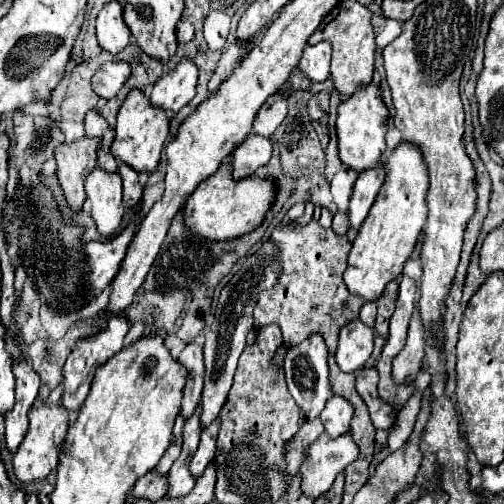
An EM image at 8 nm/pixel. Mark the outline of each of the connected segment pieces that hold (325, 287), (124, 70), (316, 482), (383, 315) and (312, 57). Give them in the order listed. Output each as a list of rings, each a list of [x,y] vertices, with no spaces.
[[[313,218],[305,226],[291,226],[289,222],[277,224],[271,240],[279,248],[283,272],[275,288],[259,294],[259,302],[253,312],[255,328],[277,324],[283,332],[283,340],[289,342],[291,348],[299,346],[313,334],[321,334],[327,342],[329,354],[335,354],[341,326],[349,320],[357,320],[365,302],[361,296],[351,294],[343,280],[351,250],[349,238],[335,234],[331,228],[323,228]]]
[[[107,62],[93,76],[93,90],[97,96],[111,100],[117,96],[121,86],[131,76],[131,68],[127,62]]]
[[[325,432],[309,444],[305,450],[305,460],[301,464],[301,492],[311,500],[323,496],[339,472],[345,470],[357,458],[357,444],[351,440],[349,432],[331,438]]]
[[[391,280],[387,286],[385,286],[385,292],[377,298],[377,322],[375,322],[375,332],[379,336],[387,336],[387,330],[389,330],[389,318],[393,314],[393,308],[395,308],[395,302],[397,302],[397,290],[399,290],[399,280]]]
[[[319,42],[305,48],[299,68],[309,80],[323,82],[329,76],[329,64],[331,64],[331,42]]]

